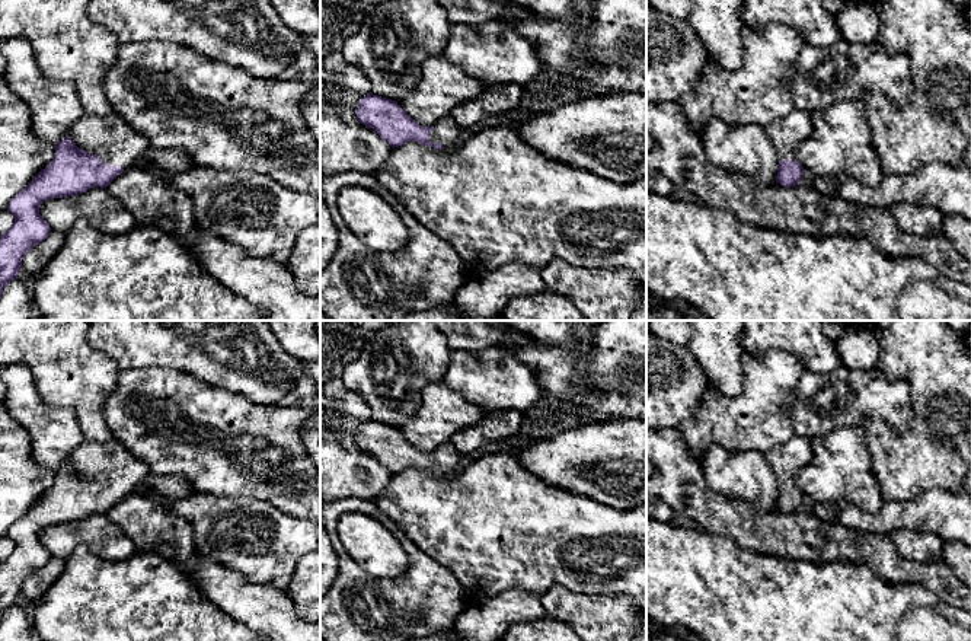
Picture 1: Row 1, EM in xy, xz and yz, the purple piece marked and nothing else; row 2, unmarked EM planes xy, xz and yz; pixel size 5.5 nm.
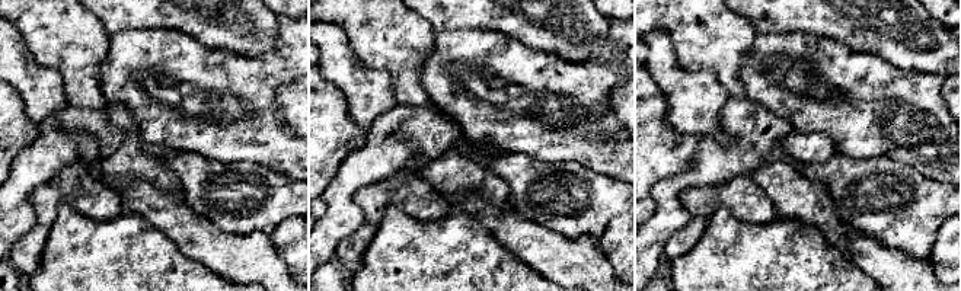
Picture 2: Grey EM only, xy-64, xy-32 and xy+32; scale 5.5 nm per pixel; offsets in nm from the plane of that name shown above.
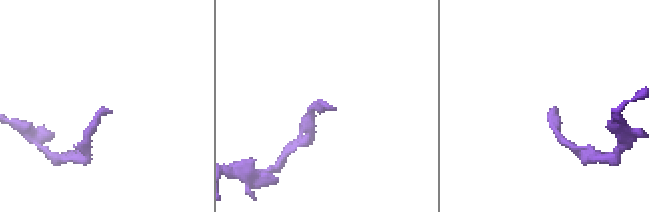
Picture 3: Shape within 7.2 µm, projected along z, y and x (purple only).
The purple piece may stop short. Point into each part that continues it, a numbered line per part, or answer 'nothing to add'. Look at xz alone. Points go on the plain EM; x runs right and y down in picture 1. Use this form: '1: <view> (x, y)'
1: xz (446, 458)

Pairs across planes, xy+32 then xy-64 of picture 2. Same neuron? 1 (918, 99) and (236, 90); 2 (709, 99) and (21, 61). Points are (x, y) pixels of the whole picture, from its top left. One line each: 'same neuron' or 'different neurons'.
1: same neuron
2: same neuron

